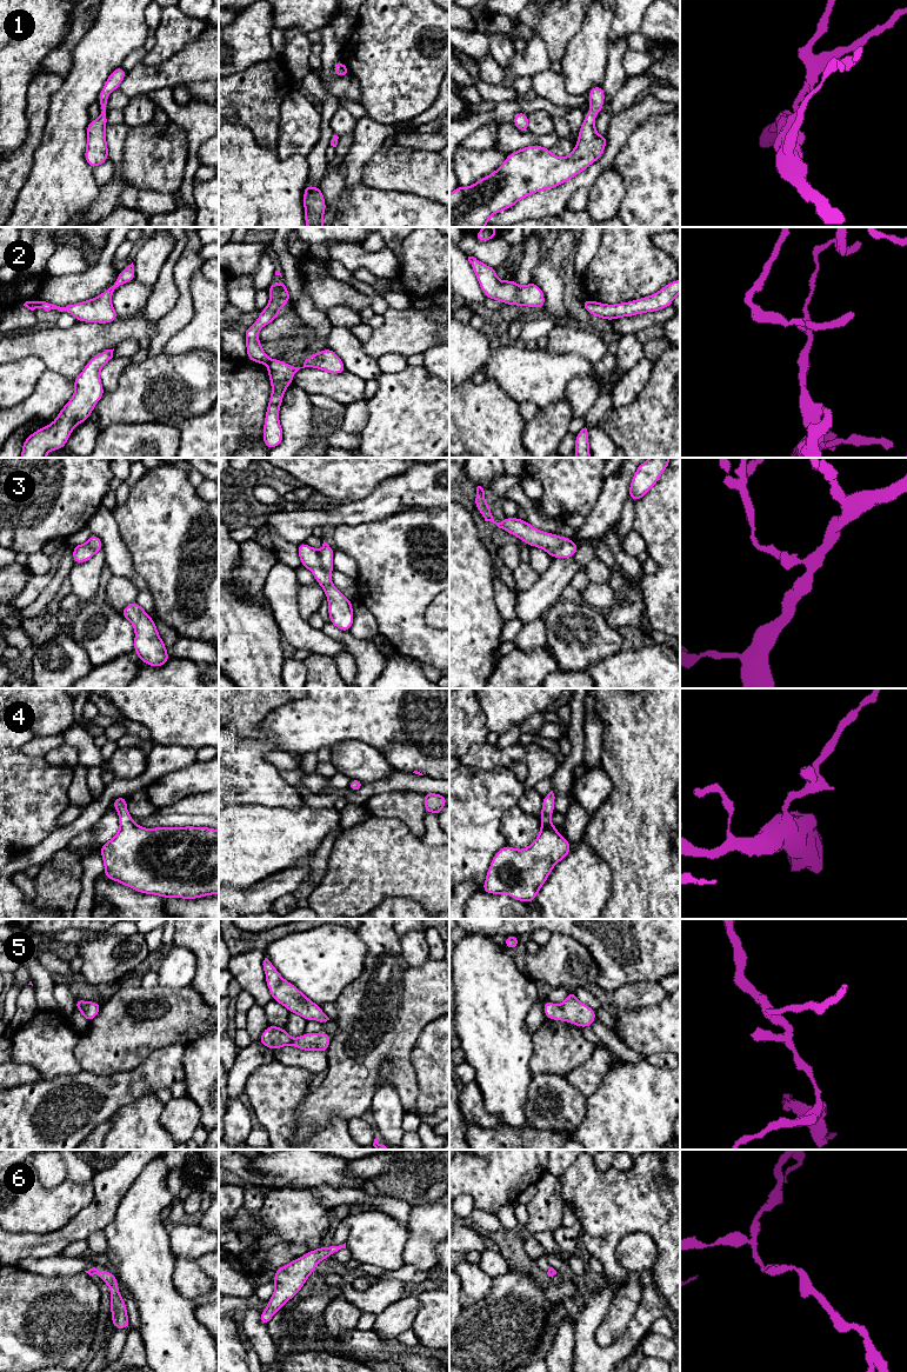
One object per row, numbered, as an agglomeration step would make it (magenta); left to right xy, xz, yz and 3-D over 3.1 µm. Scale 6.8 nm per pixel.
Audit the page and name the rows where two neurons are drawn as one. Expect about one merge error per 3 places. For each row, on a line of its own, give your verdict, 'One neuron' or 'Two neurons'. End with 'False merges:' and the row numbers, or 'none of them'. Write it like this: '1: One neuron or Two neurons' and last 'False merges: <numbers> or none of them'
1: One neuron
2: Two neurons
3: Two neurons
4: One neuron
5: One neuron
6: One neuron
False merges: 2, 3

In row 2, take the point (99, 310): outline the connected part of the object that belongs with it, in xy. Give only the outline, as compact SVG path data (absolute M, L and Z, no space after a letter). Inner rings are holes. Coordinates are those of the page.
M133 262L119 275L114 284L112 284L102 294L74 305L60 307L46 300L40 300L39 306L45 311L58 309L59 312L69 312L76 321L109 324L119 318L113 305L112 294L121 285L135 280L135 269Z

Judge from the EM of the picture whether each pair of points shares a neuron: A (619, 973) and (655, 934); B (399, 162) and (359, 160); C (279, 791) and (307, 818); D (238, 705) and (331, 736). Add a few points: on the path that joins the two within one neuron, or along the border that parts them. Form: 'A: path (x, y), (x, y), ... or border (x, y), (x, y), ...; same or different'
A: path (629, 965), (631, 959), (645, 945); same
B: border (382, 145), (365, 166), (361, 182); different
C: border (305, 801), (297, 808), (269, 807); different
D: border (292, 701), (274, 708), (260, 733), (249, 736); different

